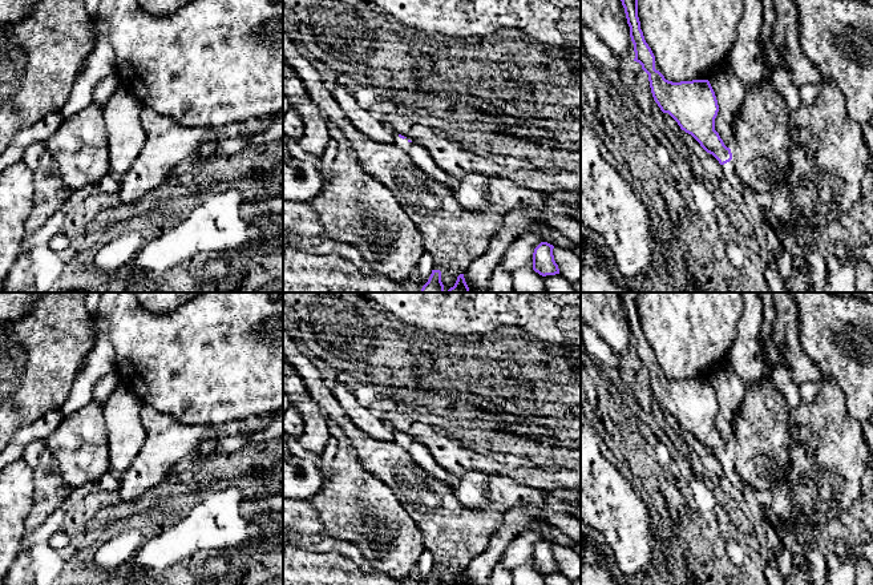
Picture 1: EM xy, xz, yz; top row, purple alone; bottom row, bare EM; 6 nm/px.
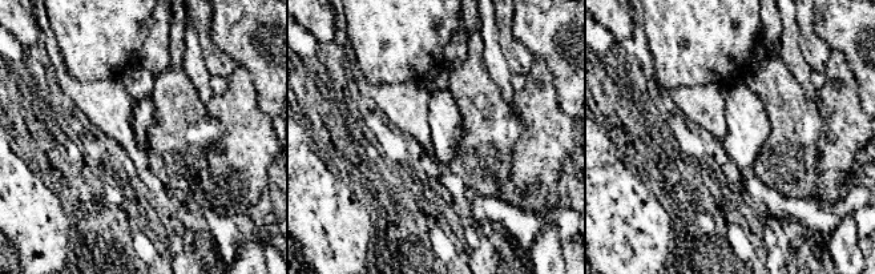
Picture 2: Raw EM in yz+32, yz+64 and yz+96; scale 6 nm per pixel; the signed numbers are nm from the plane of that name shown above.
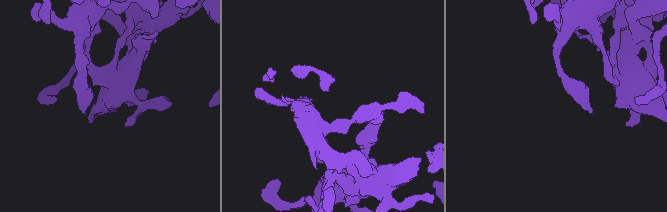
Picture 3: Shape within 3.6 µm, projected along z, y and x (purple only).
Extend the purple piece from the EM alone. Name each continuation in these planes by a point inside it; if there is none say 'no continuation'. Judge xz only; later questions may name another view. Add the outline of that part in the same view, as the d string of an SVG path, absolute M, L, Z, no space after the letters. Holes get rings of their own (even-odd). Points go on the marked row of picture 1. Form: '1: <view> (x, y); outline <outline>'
1: xz (403, 144); outline M395 134L395 141L393 141L393 144L396 145L396 146L399 146L400 149L403 149L404 152L408 152L409 150L409 148L411 148L411 145L412 145L412 142L409 142L408 141L409 138L400 138L399 137L399 134Z

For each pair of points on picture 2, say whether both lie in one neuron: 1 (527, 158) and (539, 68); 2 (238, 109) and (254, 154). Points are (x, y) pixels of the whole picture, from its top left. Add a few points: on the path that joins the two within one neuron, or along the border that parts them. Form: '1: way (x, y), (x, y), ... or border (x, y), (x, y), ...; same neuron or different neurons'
1: way (535, 136), (535, 91); same neuron
2: way (242, 120), (248, 131), (249, 144); same neuron

